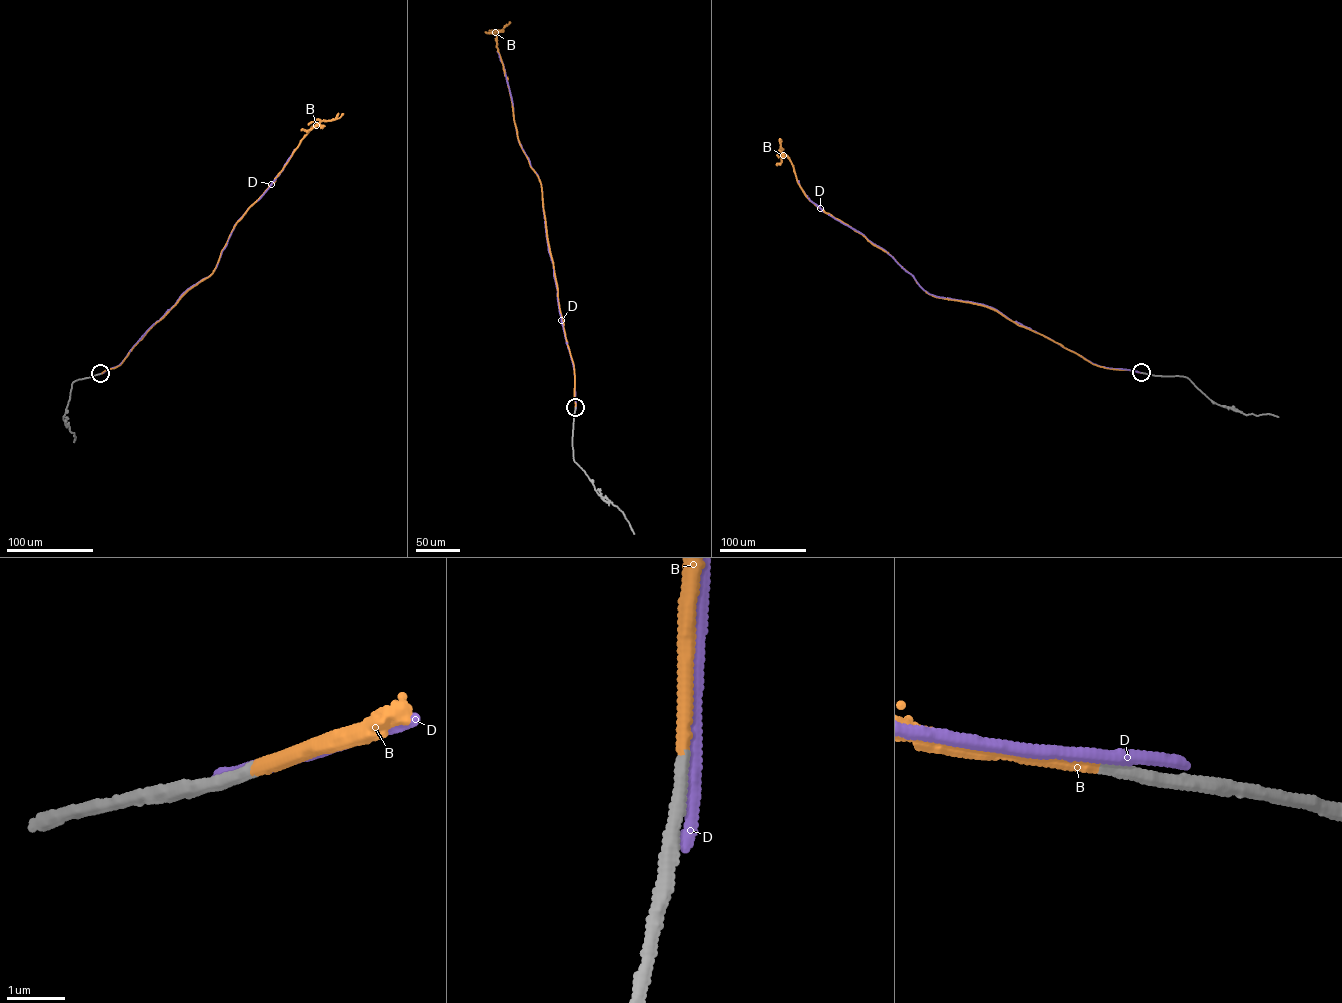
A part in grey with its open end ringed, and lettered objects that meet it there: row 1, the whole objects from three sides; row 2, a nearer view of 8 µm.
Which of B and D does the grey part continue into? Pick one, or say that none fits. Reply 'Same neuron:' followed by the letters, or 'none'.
Same neuron: B

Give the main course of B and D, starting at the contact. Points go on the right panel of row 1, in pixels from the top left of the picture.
B: (1141, 372), (1099, 366), (993, 309), (927, 293), (887, 252), (810, 201), (789, 159), (782, 153), (780, 138)
D: (1141, 372), (1094, 364), (1011, 321), (993, 308), (928, 294), (885, 250), (811, 201), (798, 180)

